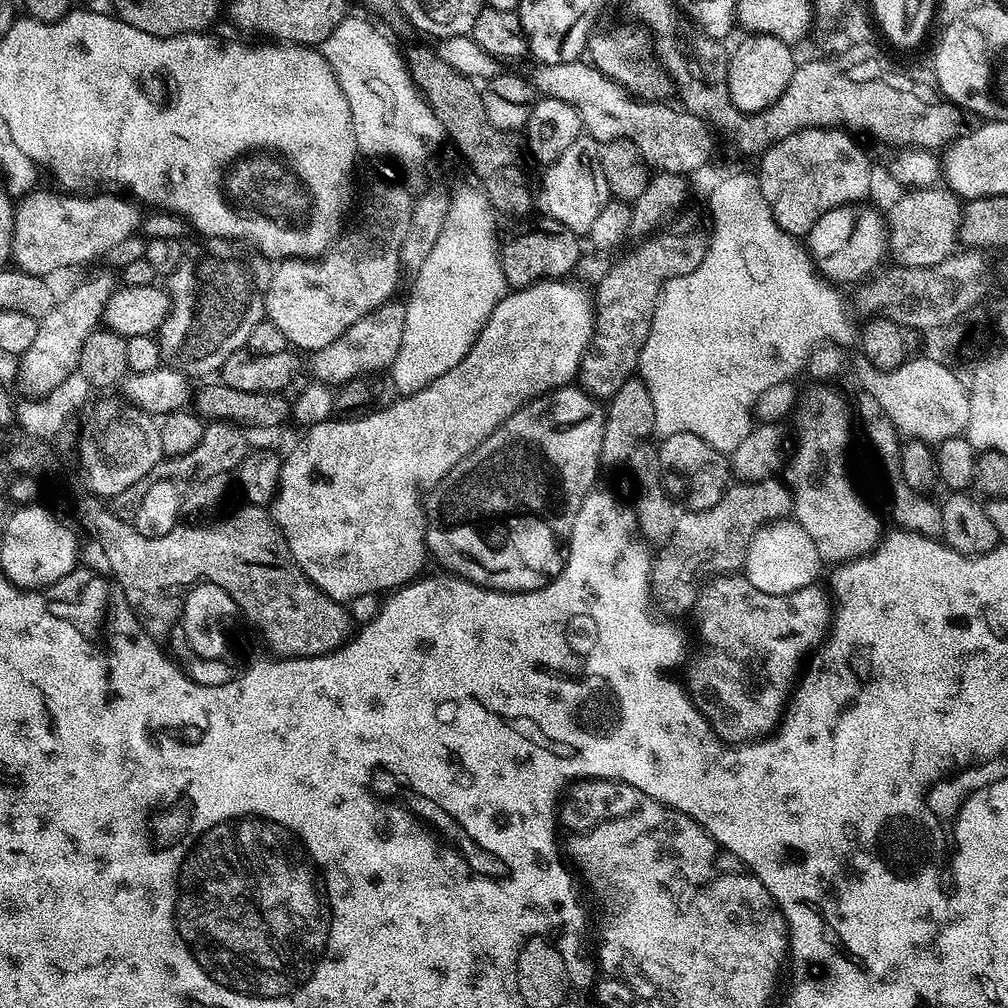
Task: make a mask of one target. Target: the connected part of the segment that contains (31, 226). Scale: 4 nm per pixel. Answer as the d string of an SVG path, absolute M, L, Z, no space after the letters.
M40 191L19 197L15 205L10 260L23 272L48 278L59 268L72 268L94 256L107 257L111 248L137 231L137 205L129 199L116 194Z

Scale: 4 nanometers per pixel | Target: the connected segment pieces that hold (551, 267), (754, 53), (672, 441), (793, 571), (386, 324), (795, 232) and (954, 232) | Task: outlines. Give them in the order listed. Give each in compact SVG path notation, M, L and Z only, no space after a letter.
M543 219L533 228L528 228L501 243L500 265L504 271L504 283L509 289L529 288L541 280L559 280L575 270L575 264L582 255L581 237L556 220Z
M748 34L745 40L735 49L731 49L728 57L728 93L730 102L743 112L761 112L770 107L790 86L790 78L794 74L798 60L792 57L793 49L786 42L773 36L757 36Z
M689 432L672 434L659 442L661 444L656 449L659 454L661 484L669 496L687 511L709 509L718 502L718 498L724 496L732 478L731 463L725 453L715 450L709 443L703 442L702 438Z
M787 516L767 521L755 532L747 548L742 574L763 593L785 596L798 589L811 587L817 581L814 579L817 578L820 567L822 561L810 534L795 519Z
M389 302L378 306L378 310L367 312L346 334L334 338L330 346L322 346L322 350L311 353L306 368L312 371L311 379L329 386L343 386L360 377L383 373L391 369L394 358L402 346L402 330L406 326L406 310L404 304Z
M803 128L790 134L790 138L782 138L782 142L770 146L759 157L760 189L774 214L774 222L782 226L782 230L797 238L807 237L814 222L818 222L826 210L834 210L843 204L859 204L869 199L867 196L872 192L872 164L867 154L851 139L855 140L847 131L839 128Z
M947 186L935 188L914 188L905 191L905 196L900 196L892 204L892 209L886 212L886 248L893 256L895 263L902 268L921 268L934 266L942 262L958 248L960 234L960 214L962 201L954 195Z

